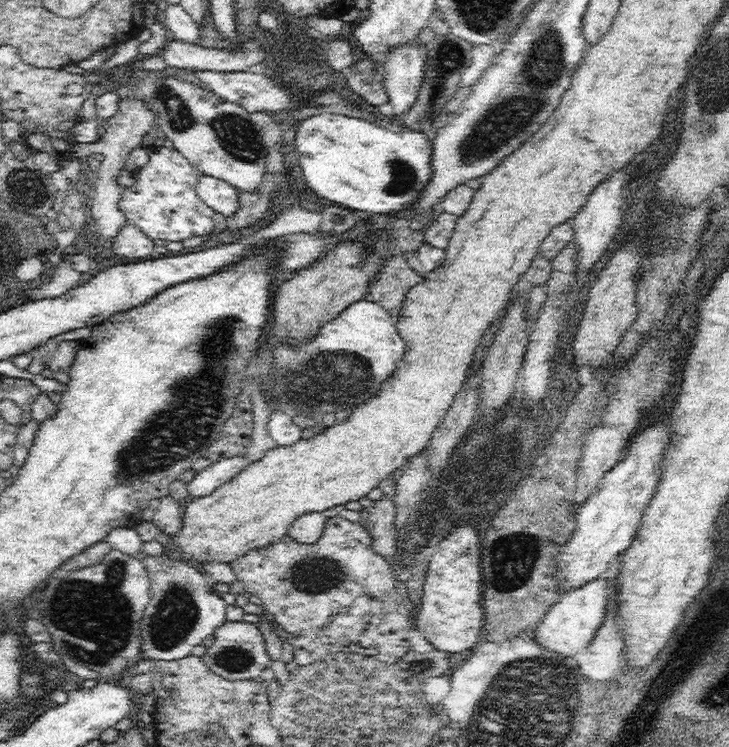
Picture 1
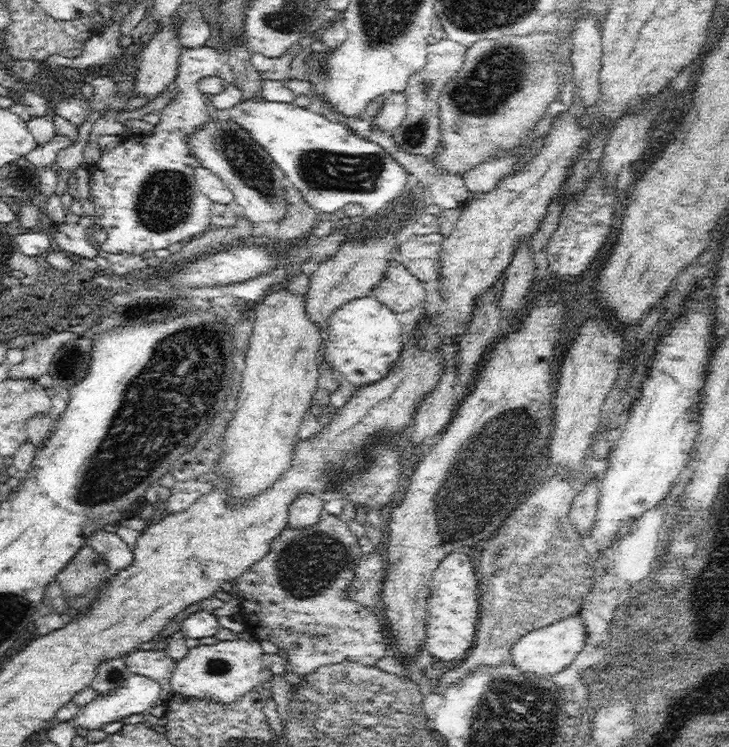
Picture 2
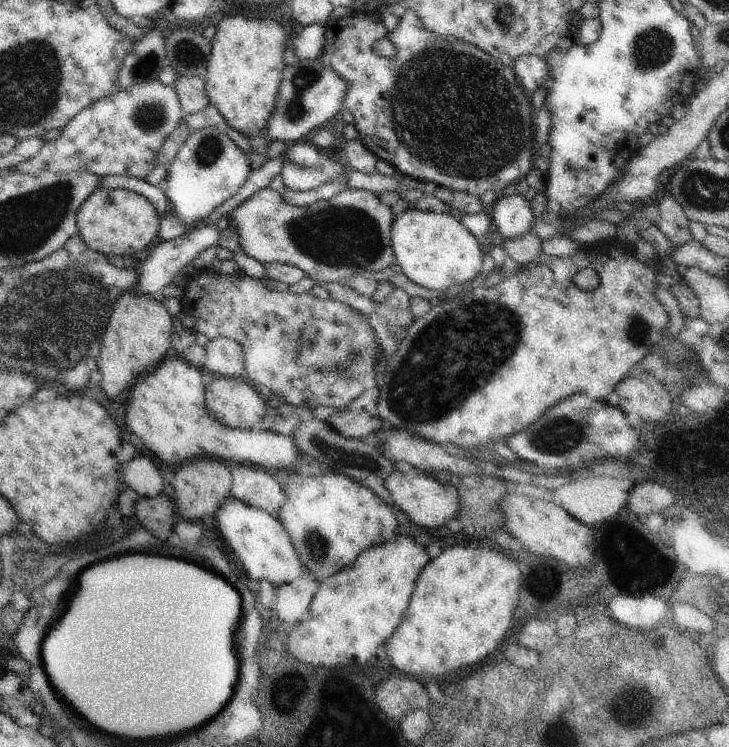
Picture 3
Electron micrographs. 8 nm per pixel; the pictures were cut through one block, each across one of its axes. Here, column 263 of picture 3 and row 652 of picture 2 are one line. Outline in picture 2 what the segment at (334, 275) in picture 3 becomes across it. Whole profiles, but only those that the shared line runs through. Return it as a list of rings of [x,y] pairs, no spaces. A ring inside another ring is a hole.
[[[247,630],[240,632],[239,635],[241,638],[237,640],[222,640],[213,645],[200,643],[200,645],[189,649],[186,656],[177,661],[174,672],[171,674],[170,682],[174,692],[192,698],[213,700],[220,704],[232,704],[240,696],[244,696],[244,694],[260,685],[262,683],[260,672],[263,669],[261,660],[264,654],[262,647],[260,647],[260,641]]]

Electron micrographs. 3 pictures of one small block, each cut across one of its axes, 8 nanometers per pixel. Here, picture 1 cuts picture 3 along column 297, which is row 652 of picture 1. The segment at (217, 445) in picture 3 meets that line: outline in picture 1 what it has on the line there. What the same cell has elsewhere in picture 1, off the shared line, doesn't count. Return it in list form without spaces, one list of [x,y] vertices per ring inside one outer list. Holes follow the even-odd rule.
[[[458,522],[451,526],[448,536],[443,538],[435,547],[423,584],[421,606],[415,621],[416,628],[431,642],[435,650],[456,654],[468,648],[474,648],[476,643],[483,638],[483,605],[480,604],[482,588],[480,574],[480,555],[478,536],[472,526],[465,522]]]

